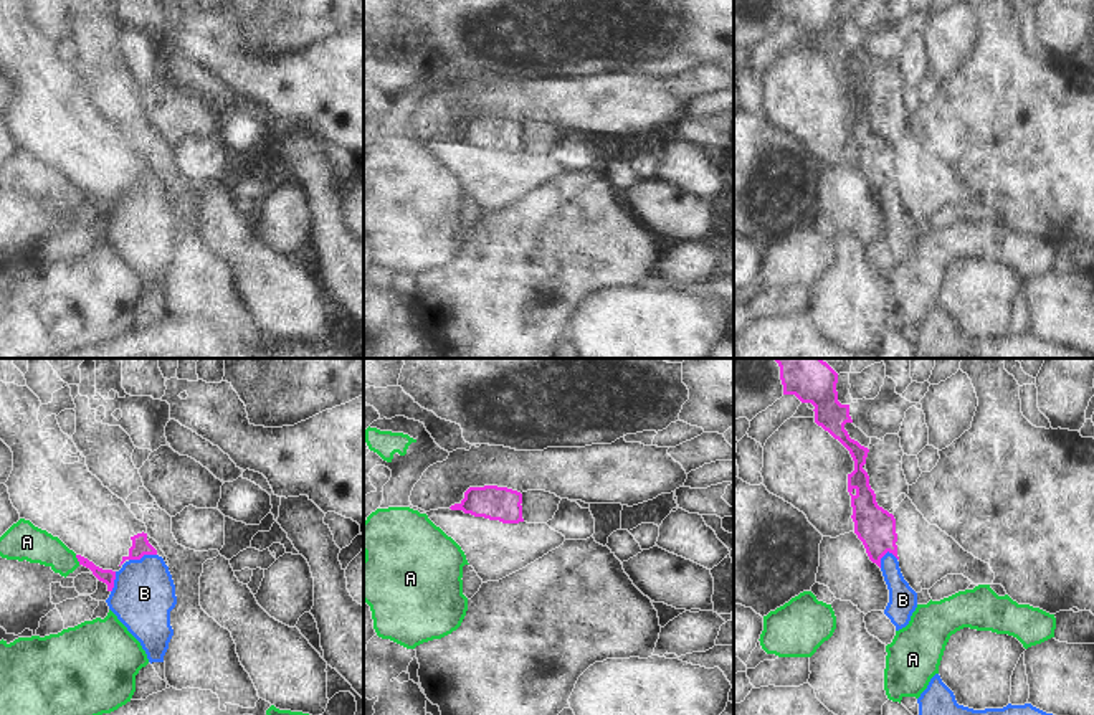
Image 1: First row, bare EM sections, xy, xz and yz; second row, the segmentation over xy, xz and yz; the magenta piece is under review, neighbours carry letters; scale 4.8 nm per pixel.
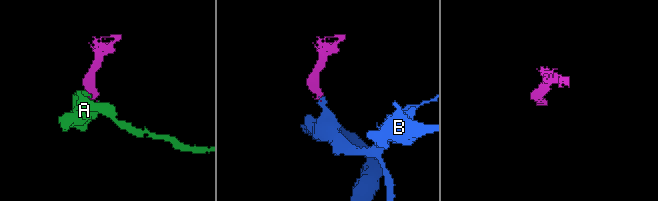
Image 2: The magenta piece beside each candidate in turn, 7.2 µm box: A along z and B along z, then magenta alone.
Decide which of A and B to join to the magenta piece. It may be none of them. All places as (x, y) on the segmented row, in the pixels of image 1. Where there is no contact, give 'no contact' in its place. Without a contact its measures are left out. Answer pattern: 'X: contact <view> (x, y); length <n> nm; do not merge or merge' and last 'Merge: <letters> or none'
A: contact xy (78, 560); length 50 nm; do not merge
B: contact xy (142, 555); length 140 nm; merge
Merge: B

